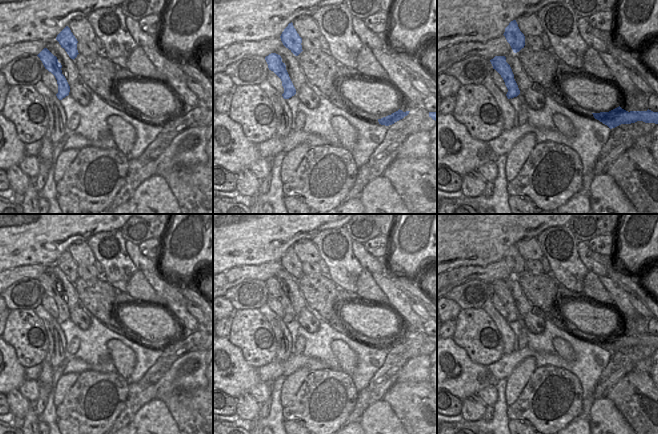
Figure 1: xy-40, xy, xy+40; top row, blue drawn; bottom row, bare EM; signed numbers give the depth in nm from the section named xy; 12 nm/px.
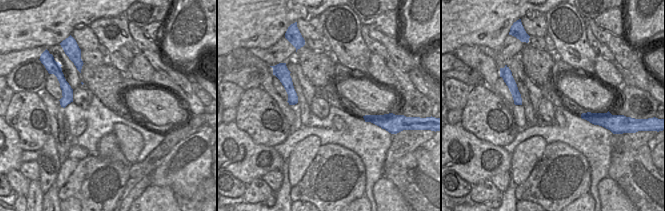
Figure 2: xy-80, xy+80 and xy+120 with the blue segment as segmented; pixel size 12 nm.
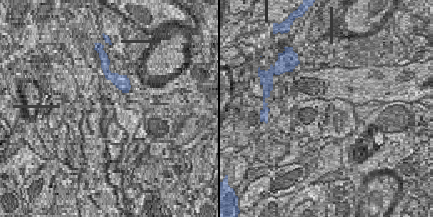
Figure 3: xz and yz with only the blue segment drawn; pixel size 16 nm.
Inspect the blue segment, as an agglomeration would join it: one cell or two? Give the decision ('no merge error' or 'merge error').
merge error

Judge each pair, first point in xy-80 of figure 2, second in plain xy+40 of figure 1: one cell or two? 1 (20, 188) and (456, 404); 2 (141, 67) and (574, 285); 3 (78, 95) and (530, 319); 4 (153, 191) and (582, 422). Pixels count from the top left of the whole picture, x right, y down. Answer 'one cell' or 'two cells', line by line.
1: two cells
2: two cells
3: one cell
4: two cells

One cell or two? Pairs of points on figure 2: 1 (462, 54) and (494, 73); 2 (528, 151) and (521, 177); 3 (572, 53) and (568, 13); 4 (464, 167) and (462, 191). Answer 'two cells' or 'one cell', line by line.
1: one cell
2: one cell
3: one cell
4: two cells

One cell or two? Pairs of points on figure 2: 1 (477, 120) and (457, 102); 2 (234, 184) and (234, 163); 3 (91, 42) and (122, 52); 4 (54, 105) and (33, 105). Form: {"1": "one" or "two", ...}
{"1": "two", "2": "two", "3": "two", "4": "two"}

